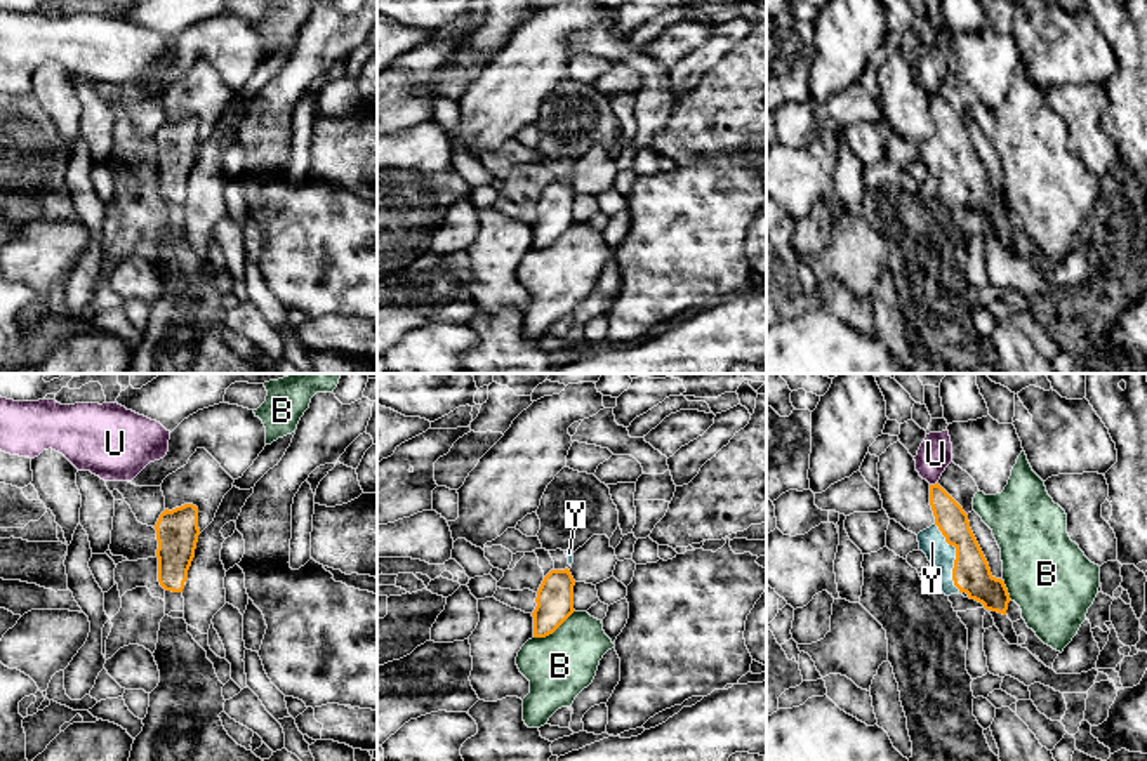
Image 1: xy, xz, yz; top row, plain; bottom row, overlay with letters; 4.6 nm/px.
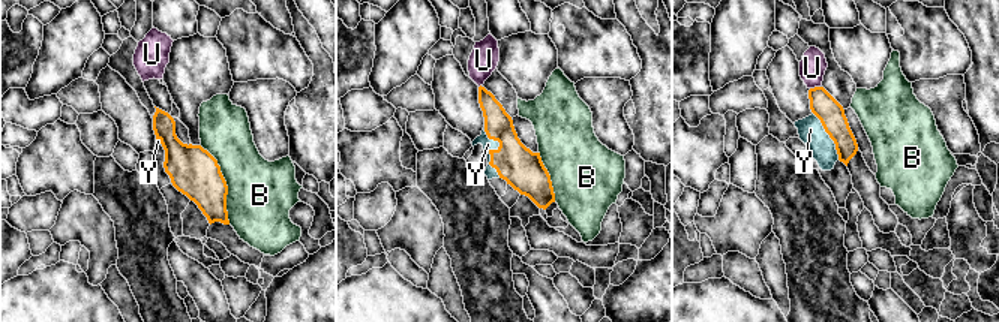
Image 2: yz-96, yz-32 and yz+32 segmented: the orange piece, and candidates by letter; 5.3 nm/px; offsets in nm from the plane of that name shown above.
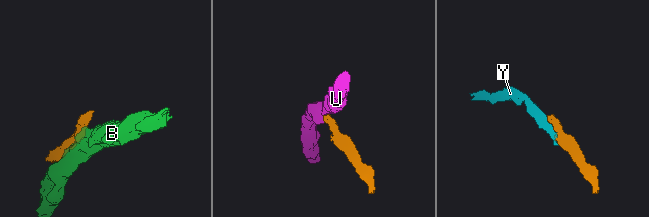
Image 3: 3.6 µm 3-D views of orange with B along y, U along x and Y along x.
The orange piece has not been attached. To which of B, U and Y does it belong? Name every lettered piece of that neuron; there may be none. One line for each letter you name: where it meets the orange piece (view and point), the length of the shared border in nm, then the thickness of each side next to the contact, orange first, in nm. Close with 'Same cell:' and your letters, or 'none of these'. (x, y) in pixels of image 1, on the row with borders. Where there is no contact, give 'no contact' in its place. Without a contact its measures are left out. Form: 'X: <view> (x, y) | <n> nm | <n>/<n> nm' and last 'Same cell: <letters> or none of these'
Y: yz (956, 556) | 340 nm | 170/120 nm
Same cell: Y

